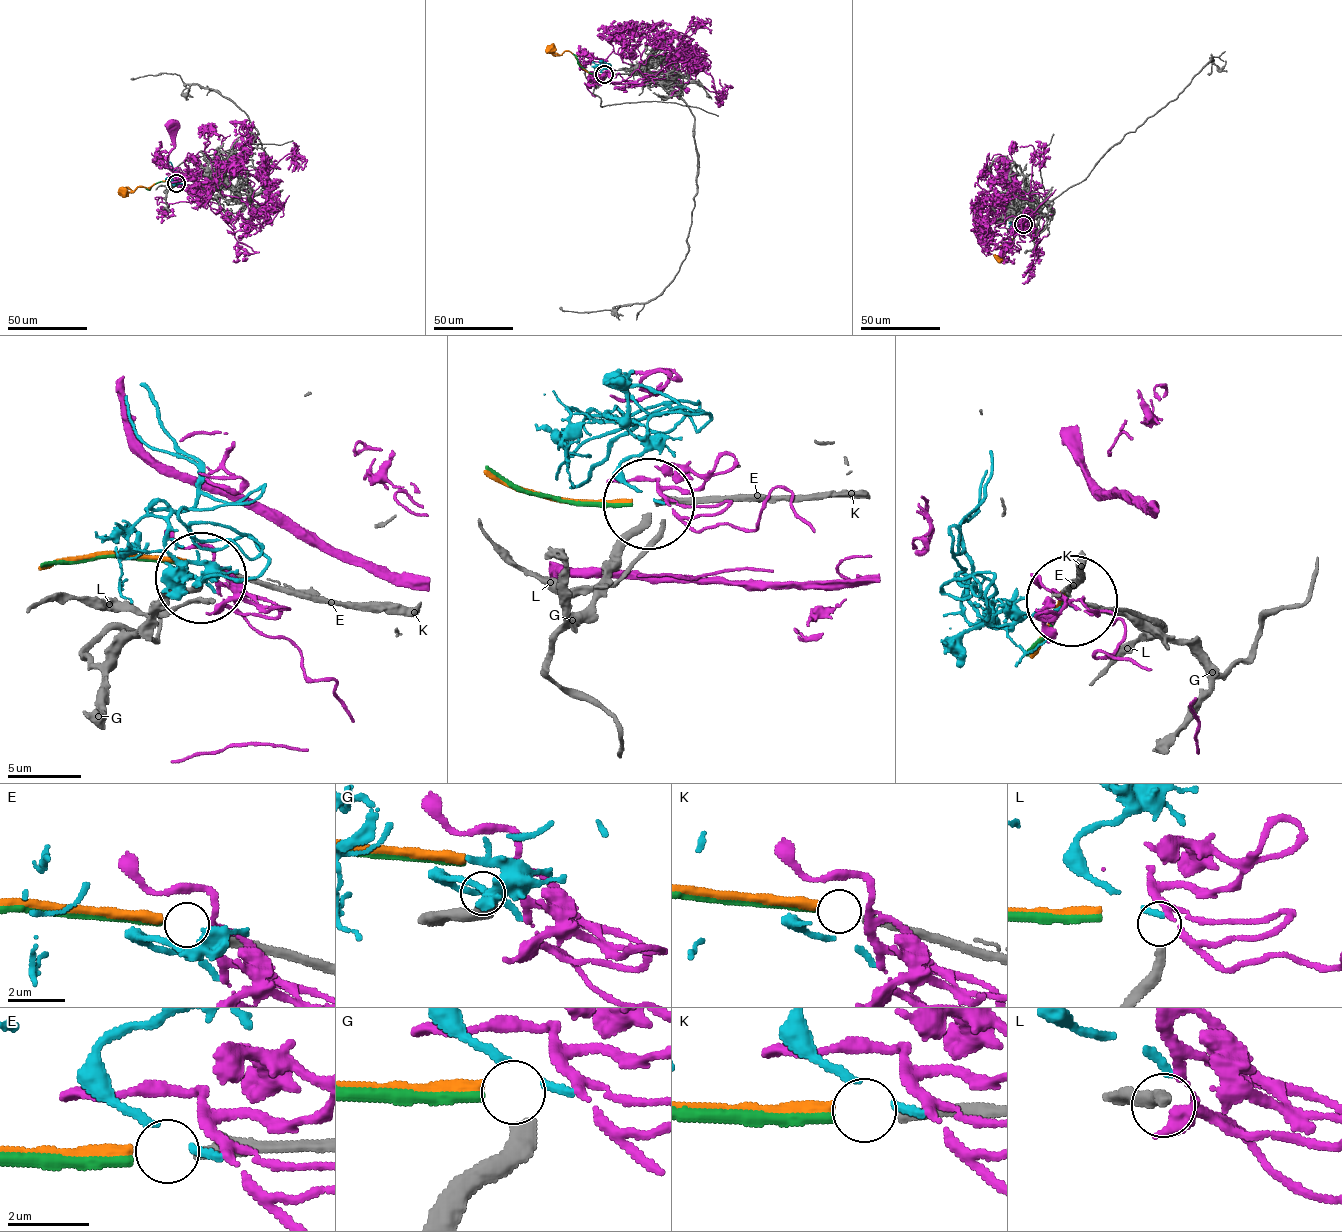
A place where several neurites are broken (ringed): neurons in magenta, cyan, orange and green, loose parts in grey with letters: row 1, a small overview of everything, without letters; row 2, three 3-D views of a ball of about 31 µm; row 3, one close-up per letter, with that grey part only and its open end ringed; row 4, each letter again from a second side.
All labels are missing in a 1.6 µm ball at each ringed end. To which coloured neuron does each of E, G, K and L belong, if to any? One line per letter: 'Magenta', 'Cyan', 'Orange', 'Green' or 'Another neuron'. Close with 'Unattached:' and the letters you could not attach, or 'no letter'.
E: Orange
G: Another neuron
K: Green
L: Another neuron
Unattached: G, L

